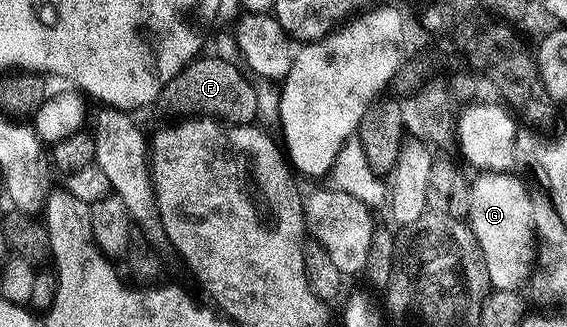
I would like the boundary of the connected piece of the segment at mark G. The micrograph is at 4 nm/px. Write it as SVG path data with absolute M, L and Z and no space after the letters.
M512 171L481 172L478 180L474 179L471 184L471 206L467 217L468 226L479 242L479 250L483 254L483 262L487 266L489 283L499 292L515 292L524 289L524 284L530 283L539 247L537 227L535 226L538 205L533 204L524 184L513 175Z

